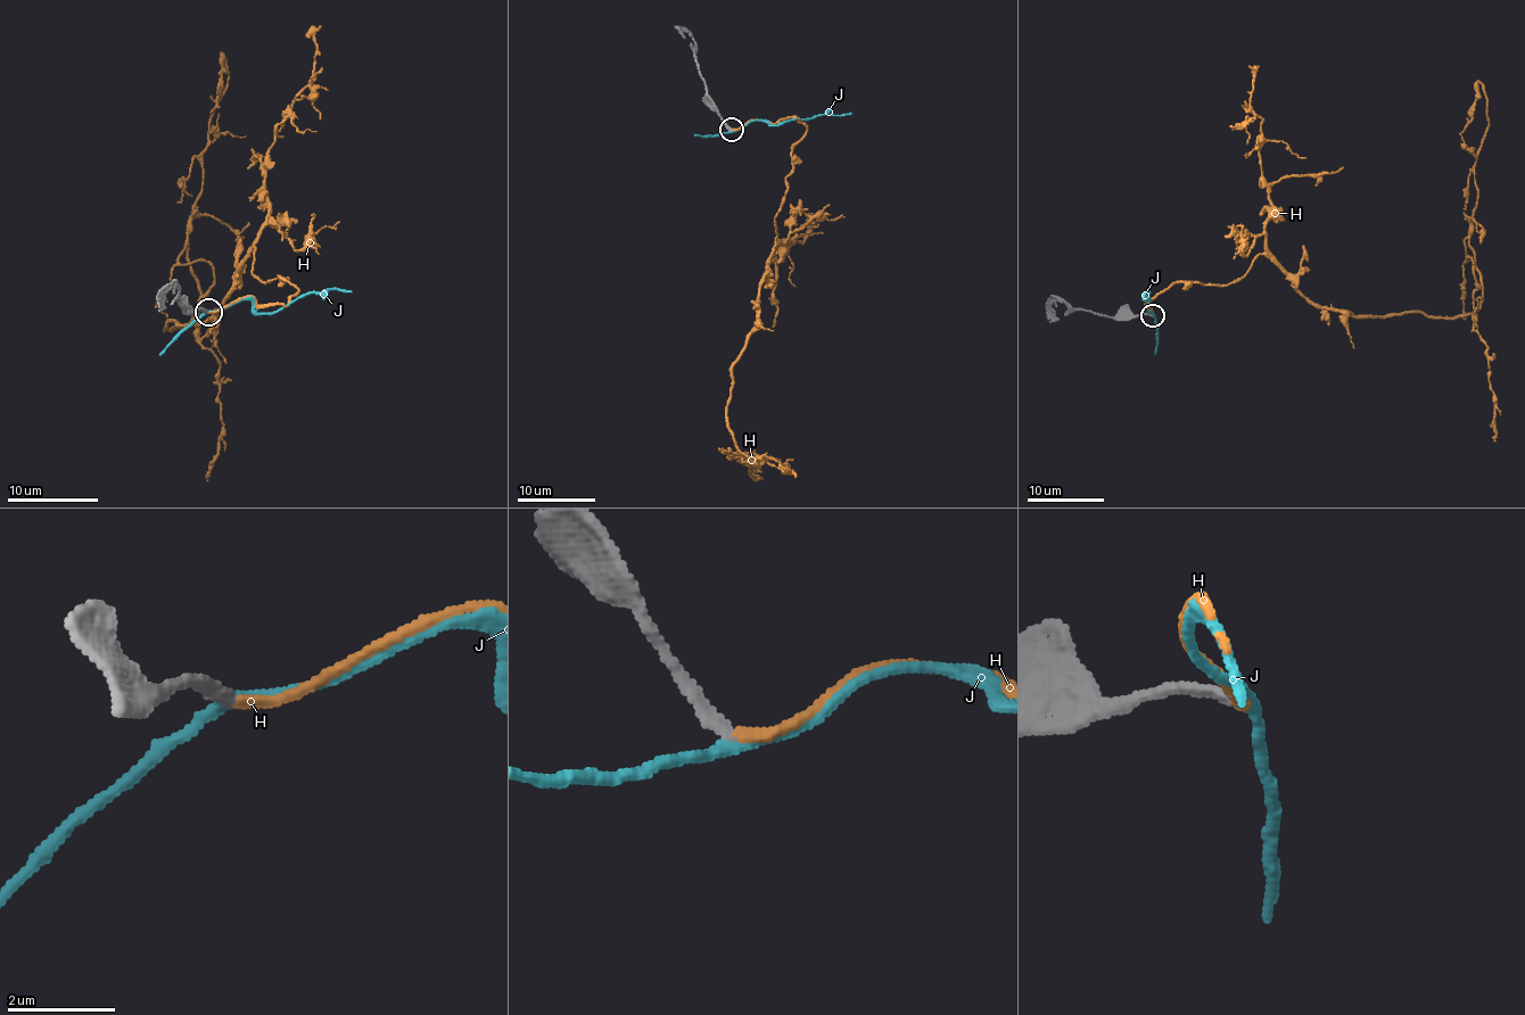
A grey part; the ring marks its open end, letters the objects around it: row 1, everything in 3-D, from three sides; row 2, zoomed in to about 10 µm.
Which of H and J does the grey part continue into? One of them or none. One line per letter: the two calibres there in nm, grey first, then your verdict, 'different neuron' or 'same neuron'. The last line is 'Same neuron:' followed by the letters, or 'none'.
H: calibres 240 and 190 nm; same neuron
J: calibres 240 and 220 nm; different neuron
Same neuron: H

